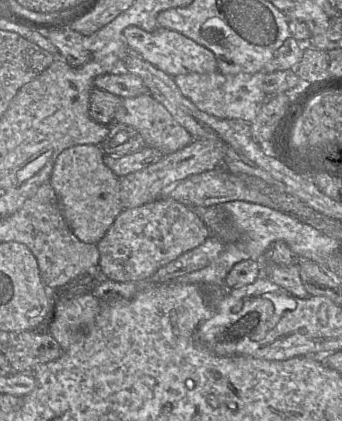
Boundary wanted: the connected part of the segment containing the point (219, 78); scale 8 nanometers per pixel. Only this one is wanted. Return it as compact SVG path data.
M219 71L210 74L189 73L173 77L182 94L200 110L223 119L241 119L250 123L255 119L269 98L263 90L267 73L238 73L224 75Z

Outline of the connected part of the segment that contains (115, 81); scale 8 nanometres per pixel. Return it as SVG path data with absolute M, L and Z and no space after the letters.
M125 71L98 76L94 86L120 98L133 98L148 93L141 78Z

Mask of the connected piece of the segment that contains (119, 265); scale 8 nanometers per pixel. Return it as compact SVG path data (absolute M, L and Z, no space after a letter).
M158 198L139 207L124 209L120 212L97 244L100 251L99 270L104 279L115 282L148 280L157 269L168 264L179 255L196 248L209 235L208 226L193 208L171 198Z

